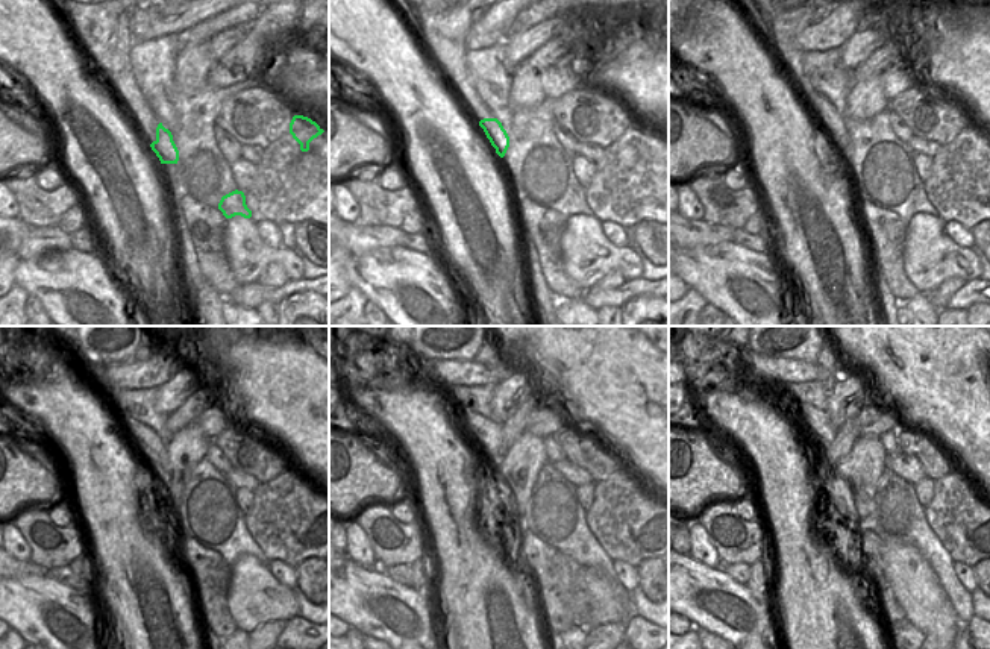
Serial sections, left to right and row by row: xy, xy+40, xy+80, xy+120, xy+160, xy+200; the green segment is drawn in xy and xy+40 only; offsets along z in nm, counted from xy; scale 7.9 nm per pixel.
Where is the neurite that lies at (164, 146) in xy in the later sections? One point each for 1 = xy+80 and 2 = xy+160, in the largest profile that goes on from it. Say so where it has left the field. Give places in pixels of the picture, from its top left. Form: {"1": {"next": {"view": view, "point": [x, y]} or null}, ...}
{"1": {"next": {"view": "xy+80", "point": [836, 128]}}, "2": {"next": {"view": "xy+160", "point": [487, 434]}}}

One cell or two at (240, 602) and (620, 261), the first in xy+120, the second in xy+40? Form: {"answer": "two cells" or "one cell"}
{"answer": "one cell"}

